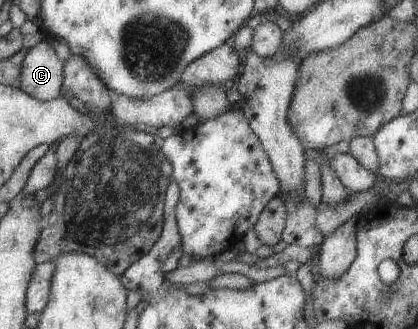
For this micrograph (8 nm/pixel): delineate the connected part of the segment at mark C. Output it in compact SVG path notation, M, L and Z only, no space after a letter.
M41 40L26 51L19 69L21 89L39 101L51 100L61 94L62 62L51 45Z

